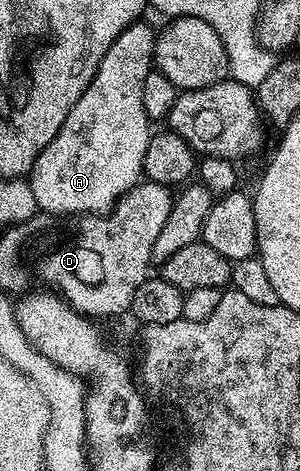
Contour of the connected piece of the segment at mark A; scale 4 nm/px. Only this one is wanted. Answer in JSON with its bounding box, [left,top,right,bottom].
[26,24,157,217]

